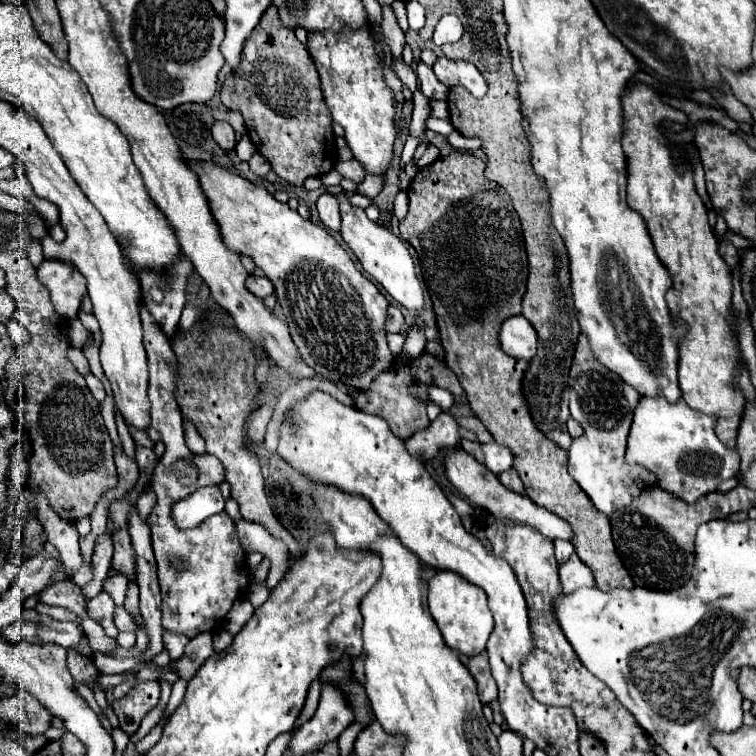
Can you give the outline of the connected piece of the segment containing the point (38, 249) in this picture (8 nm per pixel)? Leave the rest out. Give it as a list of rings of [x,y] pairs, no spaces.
[[[30,242],[27,248],[27,255],[33,266],[39,266],[44,261],[42,247],[40,242]]]

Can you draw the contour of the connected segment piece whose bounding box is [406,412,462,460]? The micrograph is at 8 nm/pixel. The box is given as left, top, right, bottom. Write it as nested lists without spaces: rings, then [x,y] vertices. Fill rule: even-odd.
[[[442,412],[428,428],[416,432],[406,440],[406,446],[414,456],[422,456],[422,460],[432,460],[442,448],[452,448],[462,440],[458,418],[452,412]]]

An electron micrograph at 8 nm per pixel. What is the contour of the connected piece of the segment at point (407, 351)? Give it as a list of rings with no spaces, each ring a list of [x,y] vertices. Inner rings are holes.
[[[412,328],[412,330],[406,334],[406,344],[404,344],[400,356],[418,358],[418,356],[424,352],[424,344],[426,344],[424,334],[422,334],[418,328]]]

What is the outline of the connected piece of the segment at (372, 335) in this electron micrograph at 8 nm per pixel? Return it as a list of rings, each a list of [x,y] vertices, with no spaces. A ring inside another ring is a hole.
[[[188,162],[188,164],[190,164],[190,168],[194,168],[194,172],[198,172],[198,176],[200,176],[200,184],[202,184],[202,188],[206,190],[206,198],[208,198],[208,202],[210,202],[210,210],[214,212],[214,218],[218,220],[218,226],[222,228],[222,238],[226,240],[226,244],[230,244],[230,248],[234,248],[238,254],[248,254],[248,256],[252,256],[254,264],[272,280],[274,288],[276,288],[276,298],[278,298],[278,302],[280,302],[280,306],[282,306],[282,310],[284,310],[286,322],[288,322],[288,326],[290,326],[290,334],[292,334],[294,342],[298,342],[298,350],[302,352],[302,358],[306,360],[306,364],[314,366],[316,372],[318,372],[322,378],[334,382],[336,386],[344,386],[344,388],[350,388],[350,386],[352,386],[352,388],[356,388],[356,390],[368,390],[368,386],[370,386],[370,382],[374,380],[374,376],[378,376],[380,372],[386,372],[386,370],[390,368],[392,360],[394,360],[394,356],[392,356],[392,352],[390,352],[390,348],[388,348],[388,342],[386,342],[386,328],[384,328],[384,326],[386,326],[386,316],[388,316],[388,306],[390,306],[390,304],[388,304],[388,300],[384,298],[384,294],[356,268],[356,264],[354,264],[354,260],[350,258],[350,254],[338,244],[338,240],[336,240],[332,234],[328,234],[326,228],[322,228],[320,224],[314,224],[314,222],[310,222],[310,220],[300,218],[300,214],[298,214],[296,210],[290,210],[288,204],[278,202],[266,188],[254,186],[254,184],[252,184],[250,180],[246,180],[246,178],[236,176],[236,174],[230,174],[230,172],[226,172],[224,168],[220,168],[220,166],[214,164],[214,162]]]

